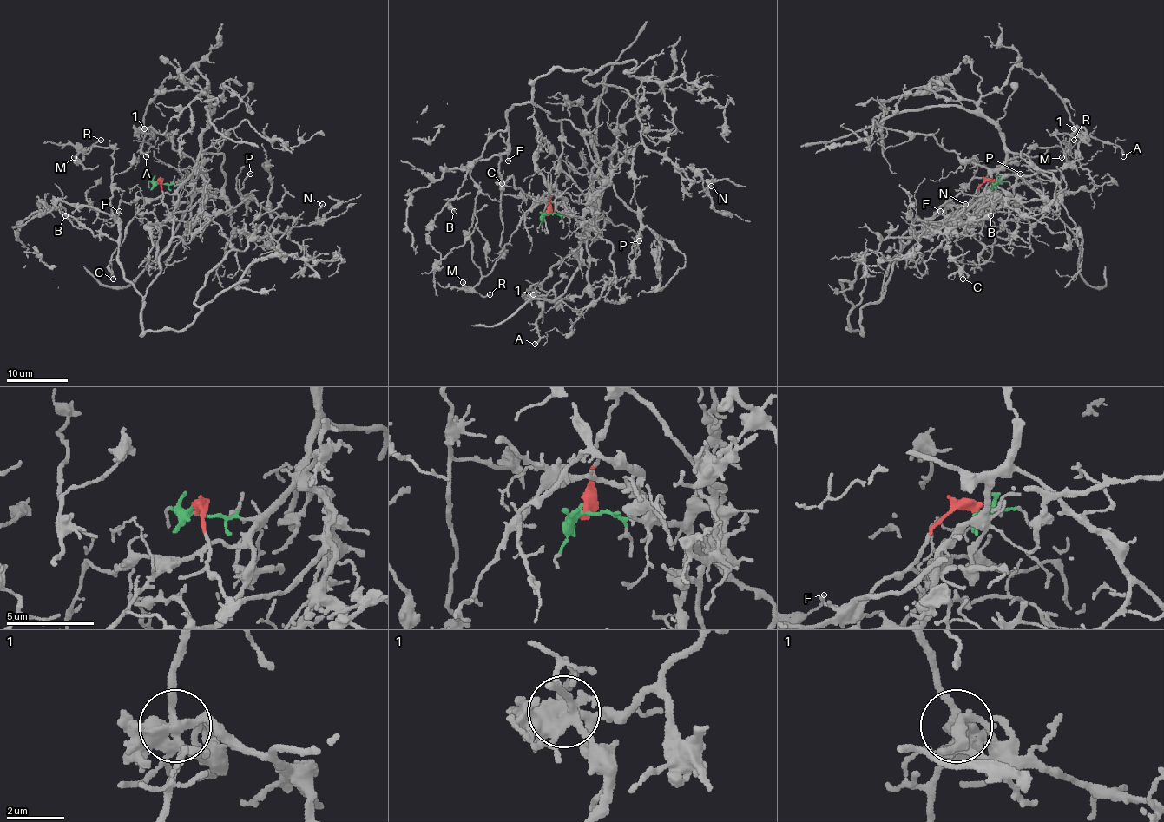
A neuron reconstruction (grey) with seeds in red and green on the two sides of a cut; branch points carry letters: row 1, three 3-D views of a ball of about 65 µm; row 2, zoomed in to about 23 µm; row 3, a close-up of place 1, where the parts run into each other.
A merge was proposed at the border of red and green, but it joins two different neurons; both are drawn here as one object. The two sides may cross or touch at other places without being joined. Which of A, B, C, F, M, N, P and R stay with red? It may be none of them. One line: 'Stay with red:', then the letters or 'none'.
Stay with red: B, F, M, N, P, R

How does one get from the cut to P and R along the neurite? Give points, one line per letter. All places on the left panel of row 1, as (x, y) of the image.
P: (157, 180), (173, 220), (173, 235), (187, 243), (209, 220), (247, 198), (249, 202), (240, 190), (250, 173)
R: (157, 180), (171, 237), (142, 295), (118, 259), (114, 150), (86, 150), (101, 140)

